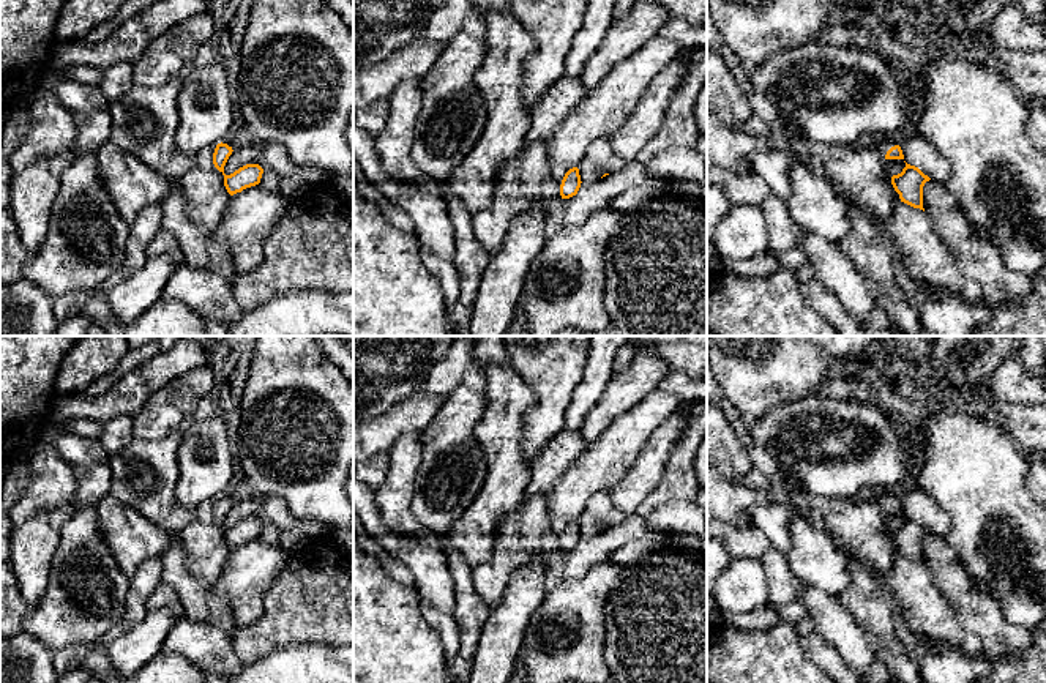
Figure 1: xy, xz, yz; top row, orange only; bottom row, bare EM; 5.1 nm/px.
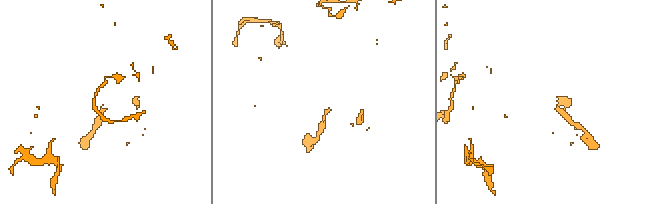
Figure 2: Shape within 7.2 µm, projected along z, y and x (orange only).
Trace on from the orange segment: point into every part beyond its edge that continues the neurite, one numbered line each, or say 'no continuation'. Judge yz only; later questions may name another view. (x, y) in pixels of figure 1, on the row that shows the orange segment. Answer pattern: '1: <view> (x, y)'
1: yz (884, 144)

